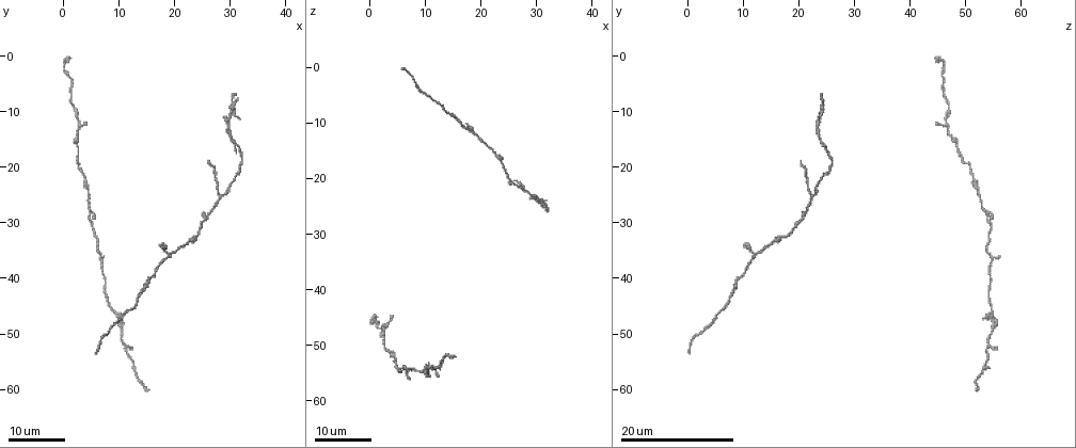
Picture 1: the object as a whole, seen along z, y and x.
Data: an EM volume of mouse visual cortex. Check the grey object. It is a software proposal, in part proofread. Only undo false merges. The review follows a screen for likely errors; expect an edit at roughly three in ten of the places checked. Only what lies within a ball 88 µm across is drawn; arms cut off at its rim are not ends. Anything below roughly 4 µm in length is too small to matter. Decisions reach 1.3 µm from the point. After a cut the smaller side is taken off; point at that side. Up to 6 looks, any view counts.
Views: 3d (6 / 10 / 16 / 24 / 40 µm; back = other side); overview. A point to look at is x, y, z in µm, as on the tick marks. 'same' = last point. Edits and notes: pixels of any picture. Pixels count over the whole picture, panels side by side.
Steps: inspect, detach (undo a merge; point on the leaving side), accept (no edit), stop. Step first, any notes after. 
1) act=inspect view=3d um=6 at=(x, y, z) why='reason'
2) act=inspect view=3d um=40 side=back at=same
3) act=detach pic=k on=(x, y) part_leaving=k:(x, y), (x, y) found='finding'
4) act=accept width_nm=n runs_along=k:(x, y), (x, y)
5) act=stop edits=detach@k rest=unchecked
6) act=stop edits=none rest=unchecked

act=inspect view=3d um=24 at=(28.0, 25.0, 22.5) why='a fork'

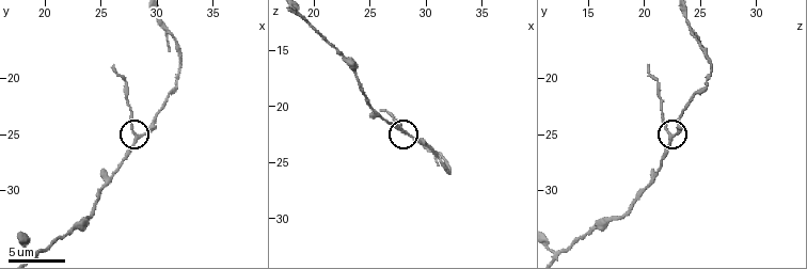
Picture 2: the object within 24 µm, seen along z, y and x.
act=inspect view=3d um=6 at=(28.2, 25.2, 22.6)

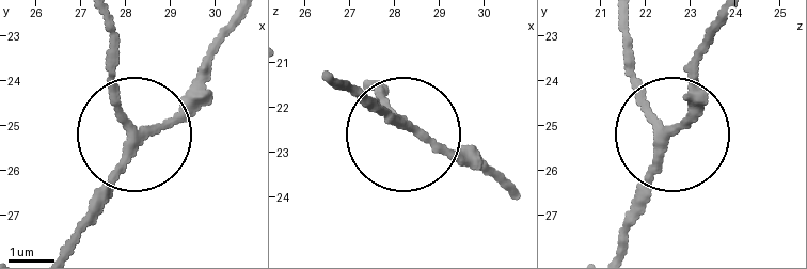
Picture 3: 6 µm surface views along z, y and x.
act=detach pic=3 on=(107, 80) part_leaving=3:(126, 131), (111, 20) found='a second neuron is stuck on'

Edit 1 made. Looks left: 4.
act=inspect view=overview

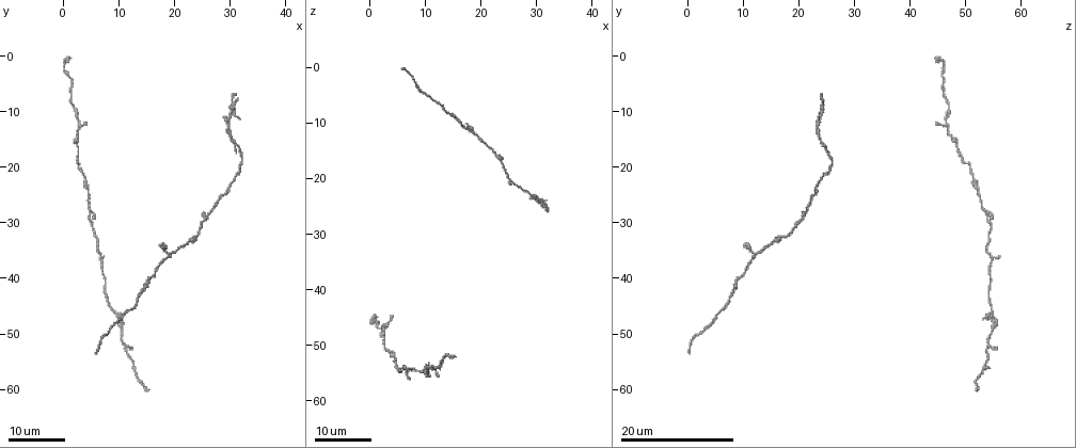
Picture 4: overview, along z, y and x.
act=inspect view=3d um=24 at=(4.5, 29.0, 54.0) why='side arm on a straight run'

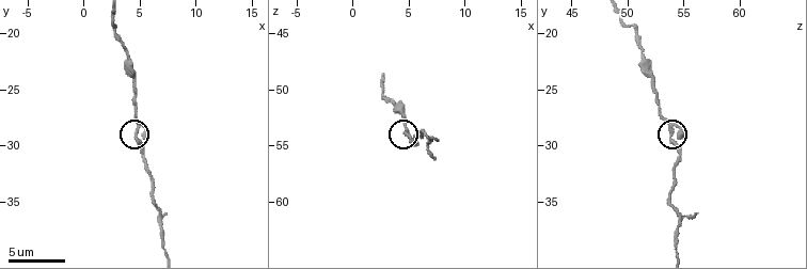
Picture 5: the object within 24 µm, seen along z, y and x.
act=inspect view=3d um=6 at=(4.8, 28.6, 53.8) why='zoom in'

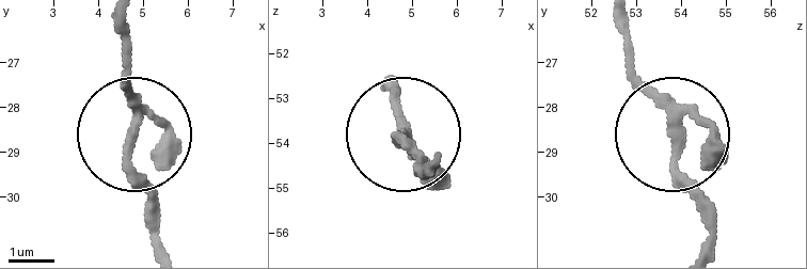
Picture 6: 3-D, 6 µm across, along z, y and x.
act=accept width_nm=200 runs_along=6:(618, 17), (634, 85), (673, 131), (710, 247) found='all the same neuron'

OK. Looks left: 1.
act=stop edits=detach@3 rest=unchecked

